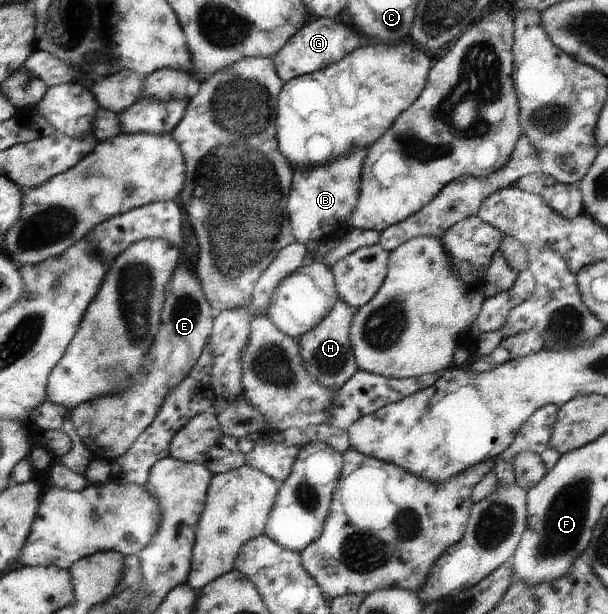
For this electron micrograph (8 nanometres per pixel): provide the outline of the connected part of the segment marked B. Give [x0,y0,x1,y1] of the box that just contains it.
[288,148,368,245]

